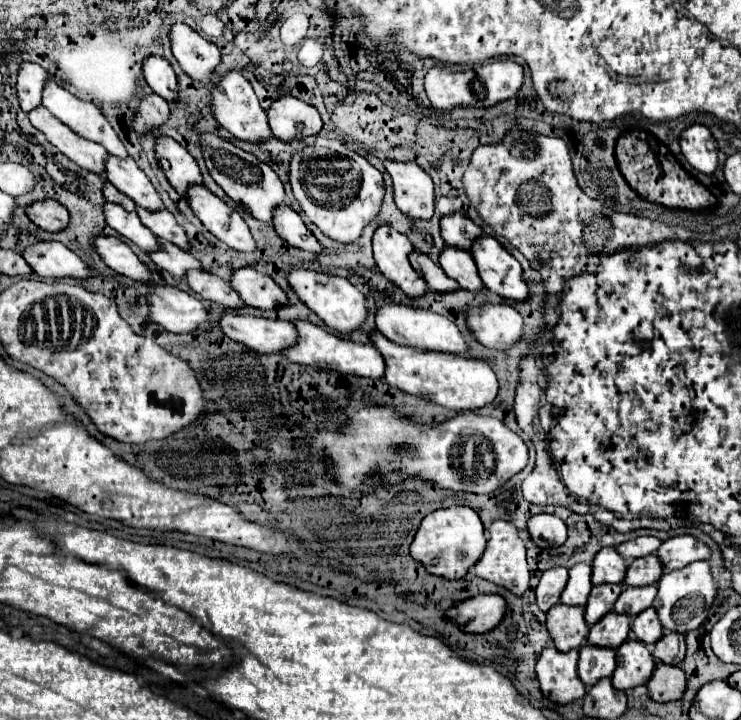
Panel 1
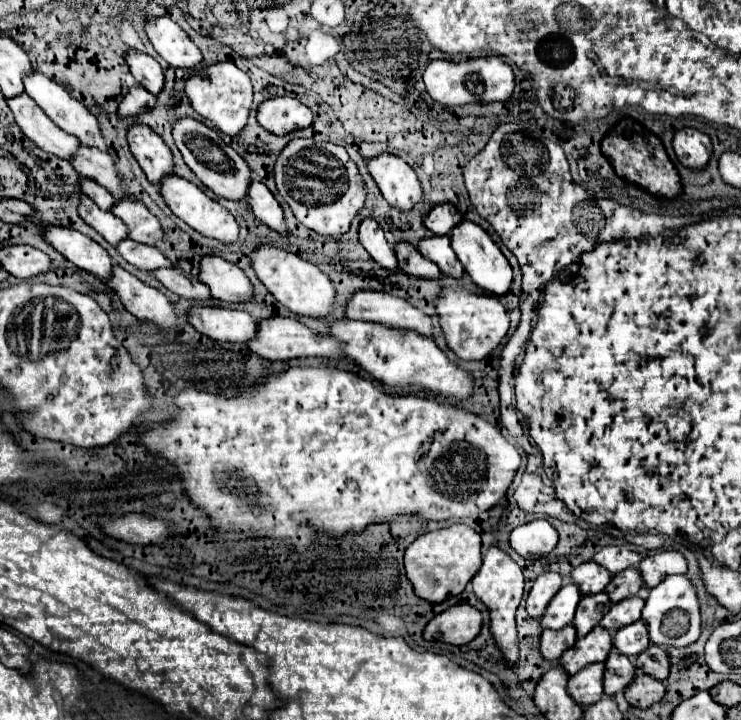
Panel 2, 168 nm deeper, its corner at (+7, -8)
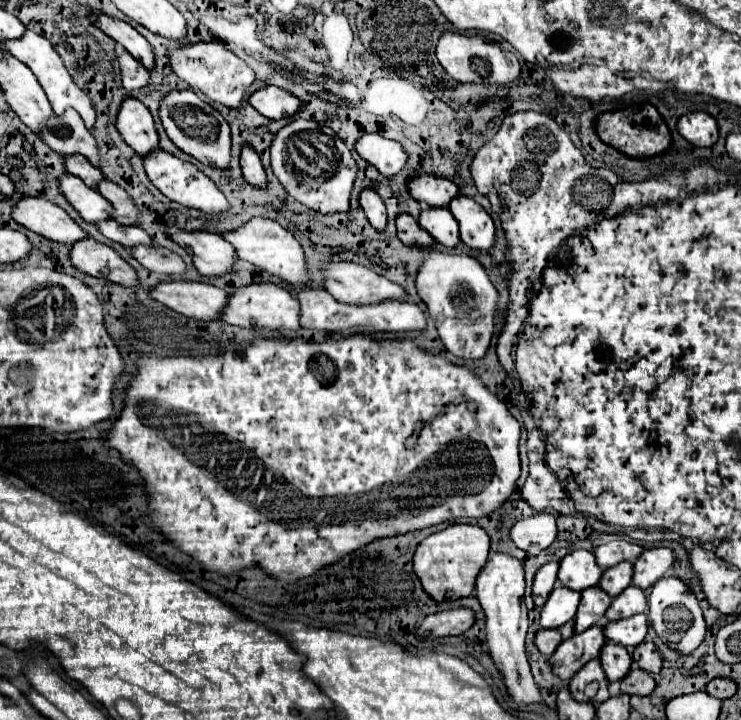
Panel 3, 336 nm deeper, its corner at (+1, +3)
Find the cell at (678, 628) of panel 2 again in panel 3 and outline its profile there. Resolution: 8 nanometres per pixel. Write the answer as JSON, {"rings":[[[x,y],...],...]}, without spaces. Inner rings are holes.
{"rings":[[[665,576],[657,580],[649,594],[649,622],[659,634],[659,638],[681,654],[691,654],[705,636],[705,618],[693,590],[675,576]]]}

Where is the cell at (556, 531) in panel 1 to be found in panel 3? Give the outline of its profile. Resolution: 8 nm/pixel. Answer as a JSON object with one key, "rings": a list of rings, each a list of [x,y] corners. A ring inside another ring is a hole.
{"rings":[[[547,512],[523,518],[511,528],[511,540],[517,544],[517,548],[529,554],[539,554],[541,550],[545,550],[555,540],[555,536],[557,536],[555,516]]]}

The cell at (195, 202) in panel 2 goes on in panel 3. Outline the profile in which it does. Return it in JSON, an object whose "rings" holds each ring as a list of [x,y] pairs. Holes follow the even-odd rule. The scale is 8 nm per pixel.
{"rings":[[[157,148],[155,152],[149,152],[145,158],[145,172],[149,176],[149,180],[173,202],[187,206],[187,208],[195,208],[201,210],[205,214],[223,214],[229,210],[229,200],[225,198],[225,194],[215,186],[215,182],[211,178],[207,178],[197,166],[193,166],[191,162],[183,162],[179,158],[175,158],[173,154]]]}

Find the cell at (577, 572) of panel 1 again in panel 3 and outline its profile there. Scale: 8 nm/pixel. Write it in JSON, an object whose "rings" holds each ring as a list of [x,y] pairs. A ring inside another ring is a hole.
{"rings":[[[557,584],[543,606],[541,628],[559,628],[567,620],[575,618],[579,600],[581,600],[579,592],[571,592],[571,588],[563,588],[561,584]]]}

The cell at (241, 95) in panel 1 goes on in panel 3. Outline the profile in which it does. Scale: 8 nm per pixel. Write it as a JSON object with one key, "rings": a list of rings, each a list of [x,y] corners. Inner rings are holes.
{"rings":[[[219,42],[187,44],[173,50],[169,56],[171,56],[171,68],[179,78],[183,78],[193,90],[203,92],[209,100],[219,102],[227,108],[239,108],[247,88],[255,82],[255,72],[247,66],[247,62],[243,62],[239,56],[235,56]]]}

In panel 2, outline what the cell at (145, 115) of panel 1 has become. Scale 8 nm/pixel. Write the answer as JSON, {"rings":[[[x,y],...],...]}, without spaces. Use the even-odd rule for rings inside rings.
{"rings":[[[135,85],[127,91],[127,95],[123,97],[123,101],[119,103],[119,115],[121,117],[135,117],[143,111],[147,111],[149,107],[153,107],[155,97],[141,85]]]}

